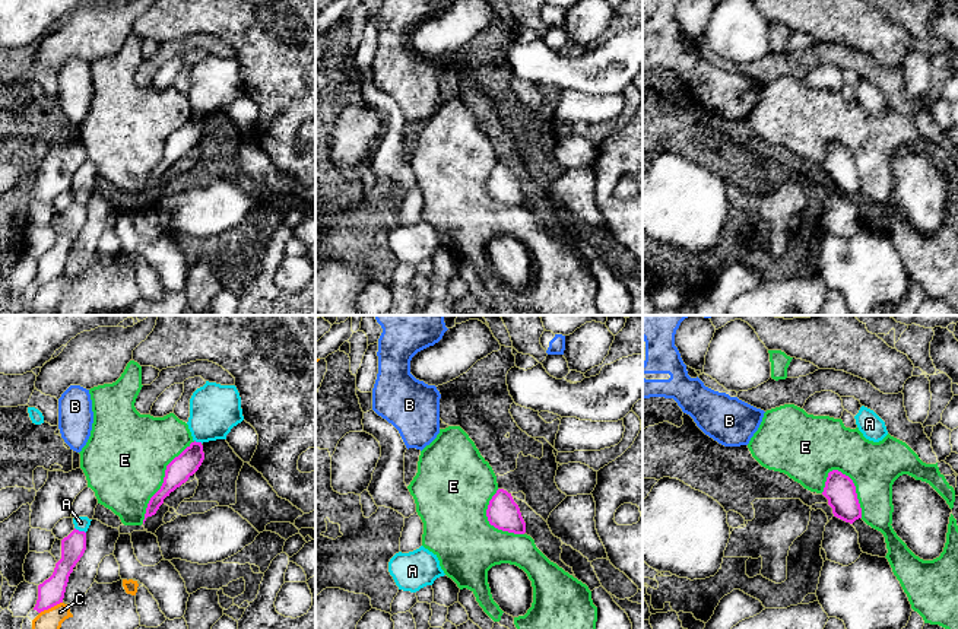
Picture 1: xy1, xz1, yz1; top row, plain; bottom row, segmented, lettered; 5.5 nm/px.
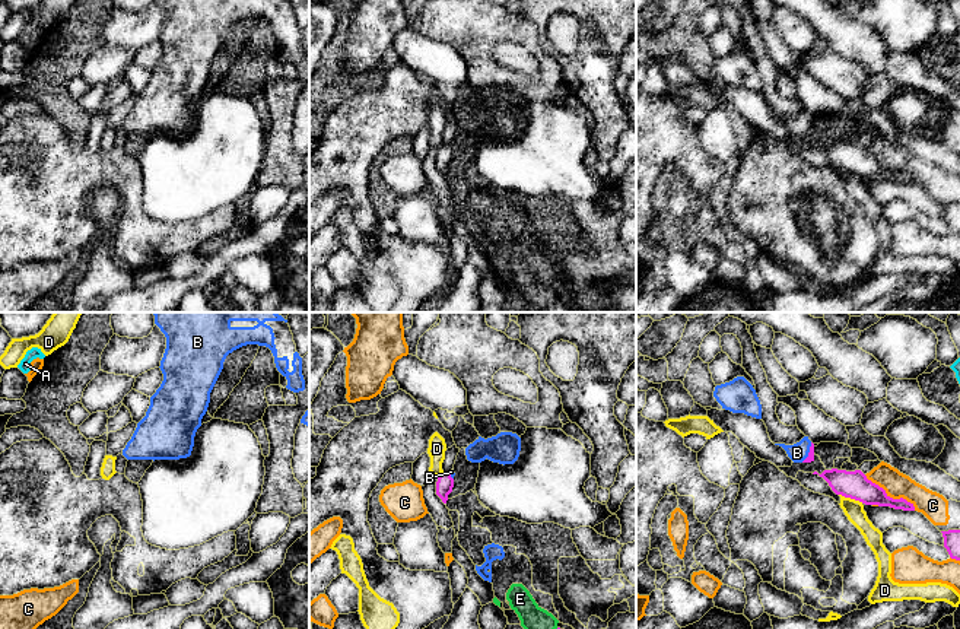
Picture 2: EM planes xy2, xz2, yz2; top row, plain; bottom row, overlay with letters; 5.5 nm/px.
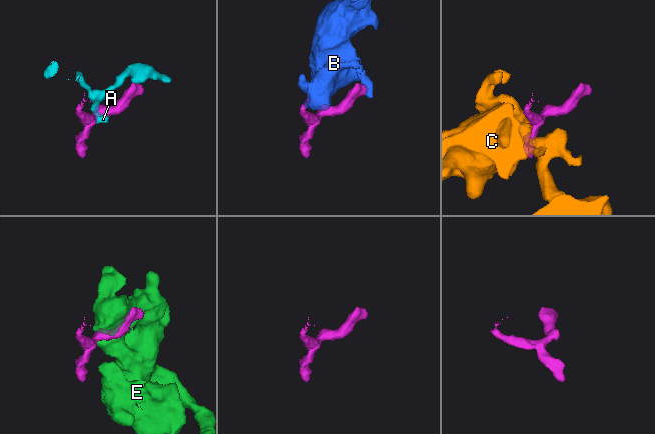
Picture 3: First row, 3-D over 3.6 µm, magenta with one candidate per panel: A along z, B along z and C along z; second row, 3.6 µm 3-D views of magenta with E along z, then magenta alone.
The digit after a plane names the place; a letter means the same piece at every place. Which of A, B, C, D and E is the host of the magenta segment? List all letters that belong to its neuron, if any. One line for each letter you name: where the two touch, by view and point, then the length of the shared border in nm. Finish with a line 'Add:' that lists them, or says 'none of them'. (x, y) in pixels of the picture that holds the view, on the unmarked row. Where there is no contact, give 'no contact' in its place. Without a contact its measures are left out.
B: contact yz2 (808, 126); length 130 nm
Add: B

